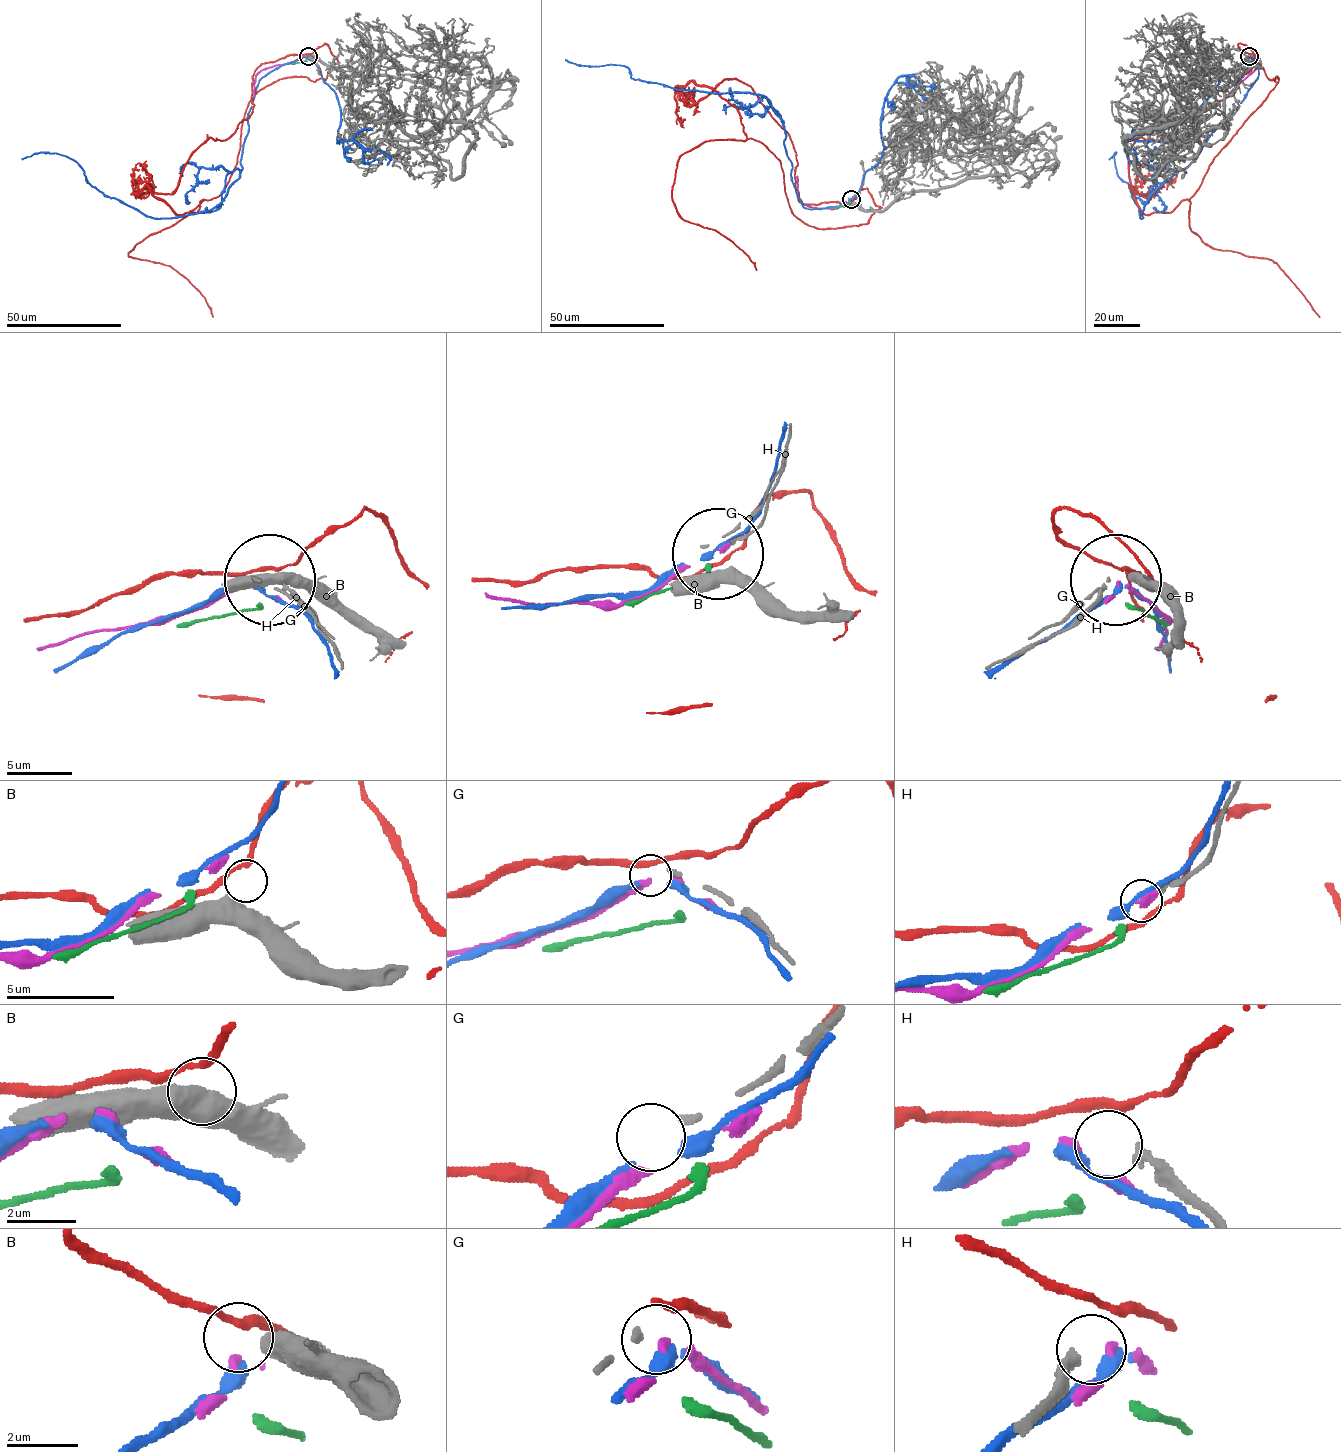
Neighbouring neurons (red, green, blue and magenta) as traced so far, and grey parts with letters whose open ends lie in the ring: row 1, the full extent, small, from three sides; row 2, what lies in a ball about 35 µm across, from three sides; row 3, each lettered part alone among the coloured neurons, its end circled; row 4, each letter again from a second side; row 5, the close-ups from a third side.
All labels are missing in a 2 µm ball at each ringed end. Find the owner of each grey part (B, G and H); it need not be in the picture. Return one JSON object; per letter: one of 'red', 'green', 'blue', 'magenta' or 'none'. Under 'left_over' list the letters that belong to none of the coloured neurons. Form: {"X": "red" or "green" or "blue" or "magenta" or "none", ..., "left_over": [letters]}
{"B": "none", "G": "none", "H": "none", "left_over": ["B", "G", "H"]}

